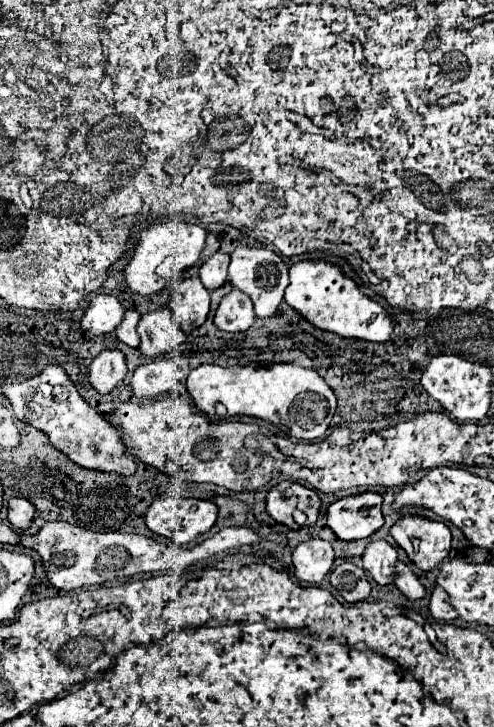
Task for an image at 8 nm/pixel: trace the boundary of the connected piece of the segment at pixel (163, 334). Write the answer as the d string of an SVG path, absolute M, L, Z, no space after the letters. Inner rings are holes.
M167 305L143 315L137 331L141 337L139 351L149 359L167 355L185 341L185 333L181 331L181 327L177 327L177 323L173 323Z

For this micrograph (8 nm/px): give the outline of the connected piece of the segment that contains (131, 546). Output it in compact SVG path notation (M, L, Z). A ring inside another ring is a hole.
M49 521L35 537L29 537L29 549L35 549L41 555L43 569L53 587L73 591L89 585L103 585L137 573L153 573L153 571L181 573L191 563L201 561L209 555L227 551L231 547L253 545L257 541L259 541L257 533L247 527L227 527L193 549L181 549L177 545L161 545L145 535L129 535L119 531L95 533L65 521Z

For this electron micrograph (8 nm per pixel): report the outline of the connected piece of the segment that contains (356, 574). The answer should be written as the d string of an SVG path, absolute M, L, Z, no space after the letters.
M343 561L341 565L337 565L331 575L329 575L331 587L347 601L347 603L357 603L357 601L365 601L371 593L369 587L369 579L367 573L357 567L351 561Z

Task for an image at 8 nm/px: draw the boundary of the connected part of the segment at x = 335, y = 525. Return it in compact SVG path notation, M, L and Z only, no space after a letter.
M361 493L335 501L327 509L327 525L343 541L367 539L383 527L381 495Z

